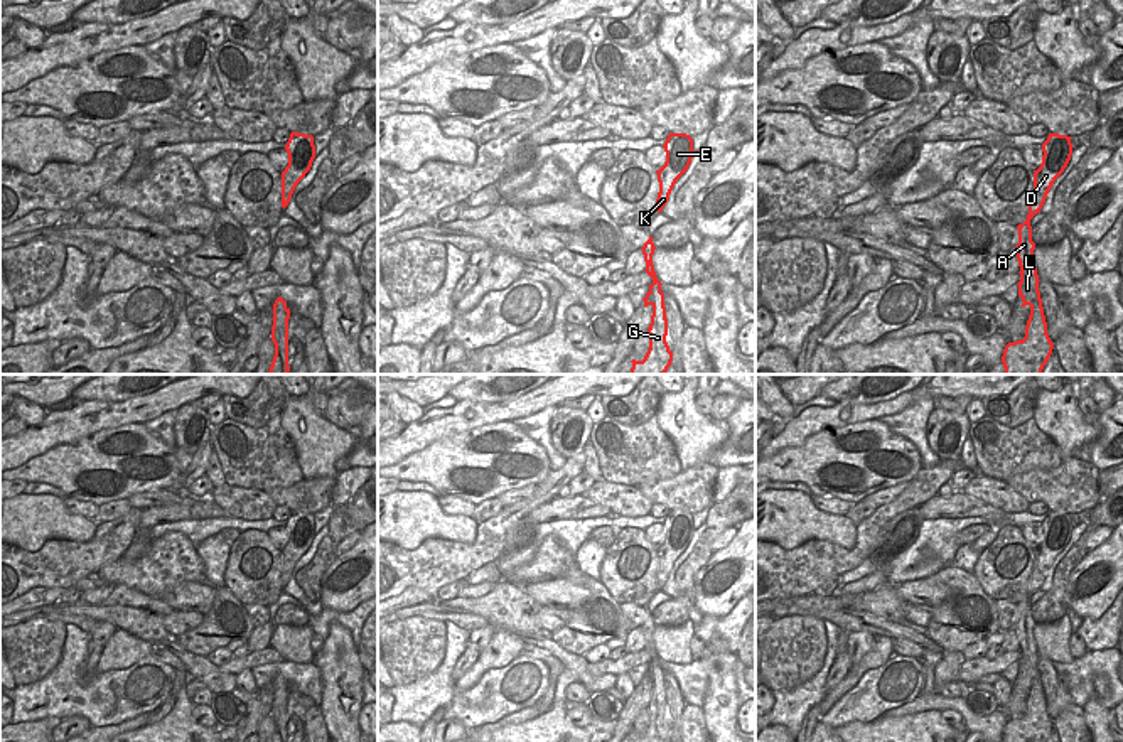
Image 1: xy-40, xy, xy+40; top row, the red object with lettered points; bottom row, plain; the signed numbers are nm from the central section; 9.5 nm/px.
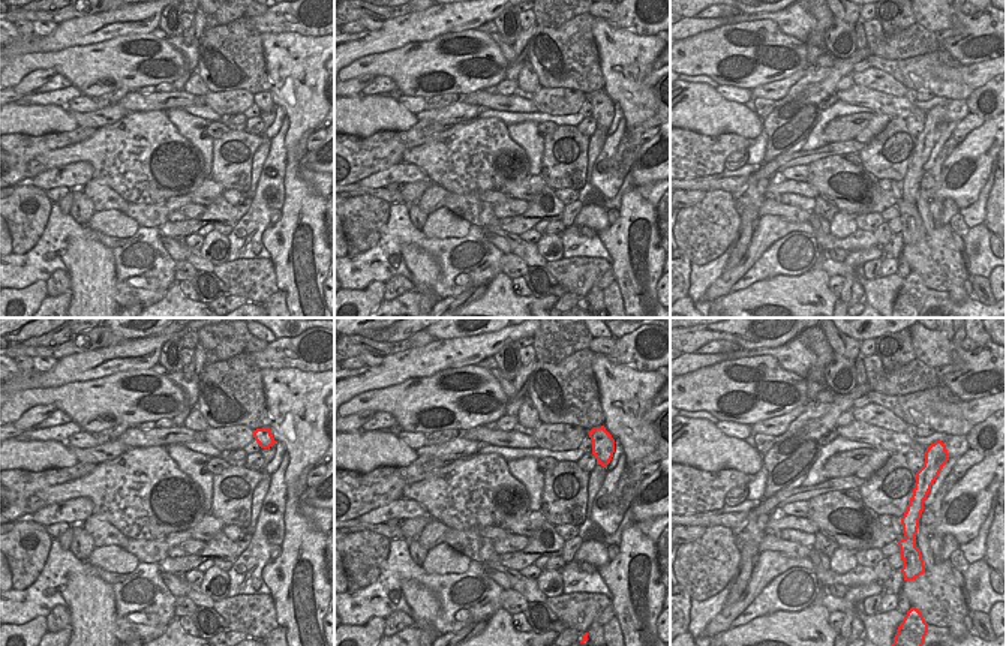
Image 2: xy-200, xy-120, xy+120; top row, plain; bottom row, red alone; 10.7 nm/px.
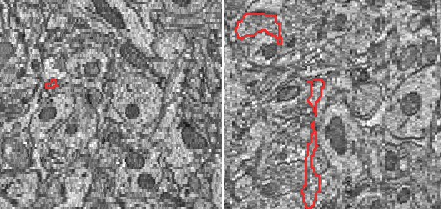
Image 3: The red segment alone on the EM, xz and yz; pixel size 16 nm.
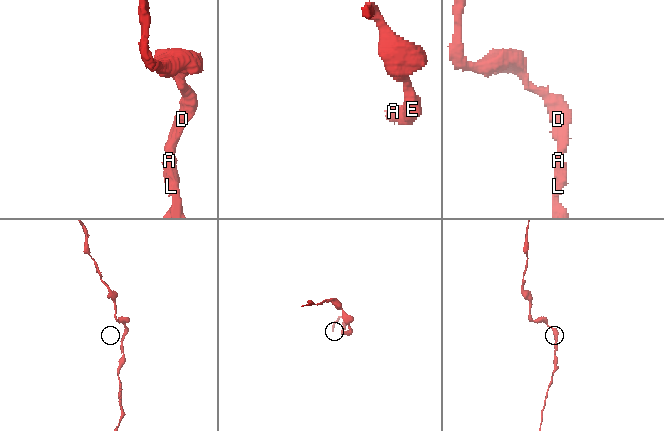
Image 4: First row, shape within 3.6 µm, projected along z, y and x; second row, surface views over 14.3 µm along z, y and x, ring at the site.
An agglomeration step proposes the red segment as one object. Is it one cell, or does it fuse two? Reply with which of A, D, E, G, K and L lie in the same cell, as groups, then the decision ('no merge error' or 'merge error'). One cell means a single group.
groups A D E G K L; no merge error

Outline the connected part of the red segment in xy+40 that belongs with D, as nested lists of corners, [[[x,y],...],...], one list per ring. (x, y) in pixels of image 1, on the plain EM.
[[[1049,511],[1047,518],[1042,521],[1042,530],[1042,541],[1034,548],[1034,568],[1029,578],[1029,592],[1027,597],[1017,604],[1018,622],[1013,627],[1020,644],[1020,659],[1017,661],[1018,675],[1024,680],[1022,685],[1030,685],[1030,693],[1025,703],[1025,715],[1005,723],[1002,734],[1003,742],[1047,742],[1054,727],[1047,712],[1047,700],[1039,669],[1040,658],[1034,639],[1035,621],[1032,619],[1030,597],[1040,590],[1052,562],[1071,538],[1071,514]]]

